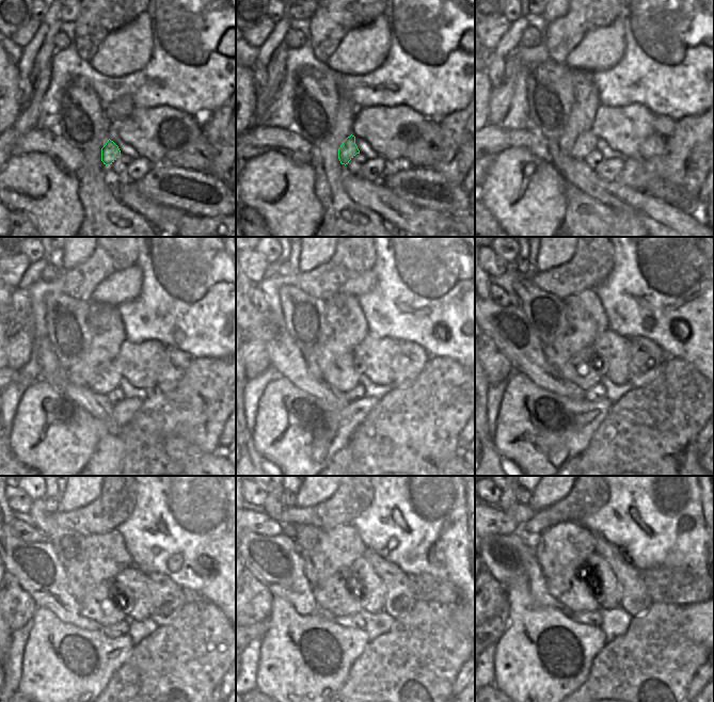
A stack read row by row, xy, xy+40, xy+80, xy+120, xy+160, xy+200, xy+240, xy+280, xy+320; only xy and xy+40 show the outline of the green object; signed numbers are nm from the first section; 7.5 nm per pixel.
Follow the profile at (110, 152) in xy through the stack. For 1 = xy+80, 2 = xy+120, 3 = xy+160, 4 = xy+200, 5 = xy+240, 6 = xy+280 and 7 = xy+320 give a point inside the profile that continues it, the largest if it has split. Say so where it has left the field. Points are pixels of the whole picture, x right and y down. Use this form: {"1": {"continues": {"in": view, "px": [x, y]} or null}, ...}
{"1": {"continues": {"in": "xy+80", "px": [586, 143]}}, "2": {"continues": {"in": "xy+120", "px": [107, 379]}}, "3": {"continues": {"in": "xy+160", "px": [342, 375]}}, "4": {"continues": {"in": "xy+200", "px": [581, 369]}}, "5": {"continues": {"in": "xy+240", "px": [101, 605]}}, "6": {"continues": {"in": "xy+280", "px": [334, 600]}}, "7": {"continues": {"in": "xy+320", "px": [567, 587]}}}

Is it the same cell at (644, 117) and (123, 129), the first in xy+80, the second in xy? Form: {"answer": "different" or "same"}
{"answer": "same"}

